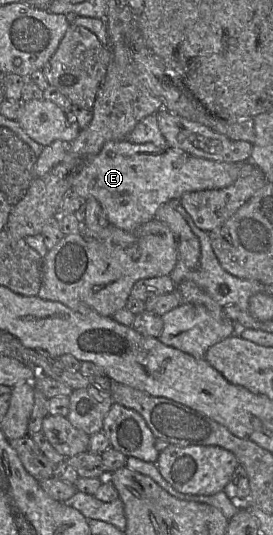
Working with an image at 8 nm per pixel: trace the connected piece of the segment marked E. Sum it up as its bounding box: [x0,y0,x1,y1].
[71,141,242,231]

